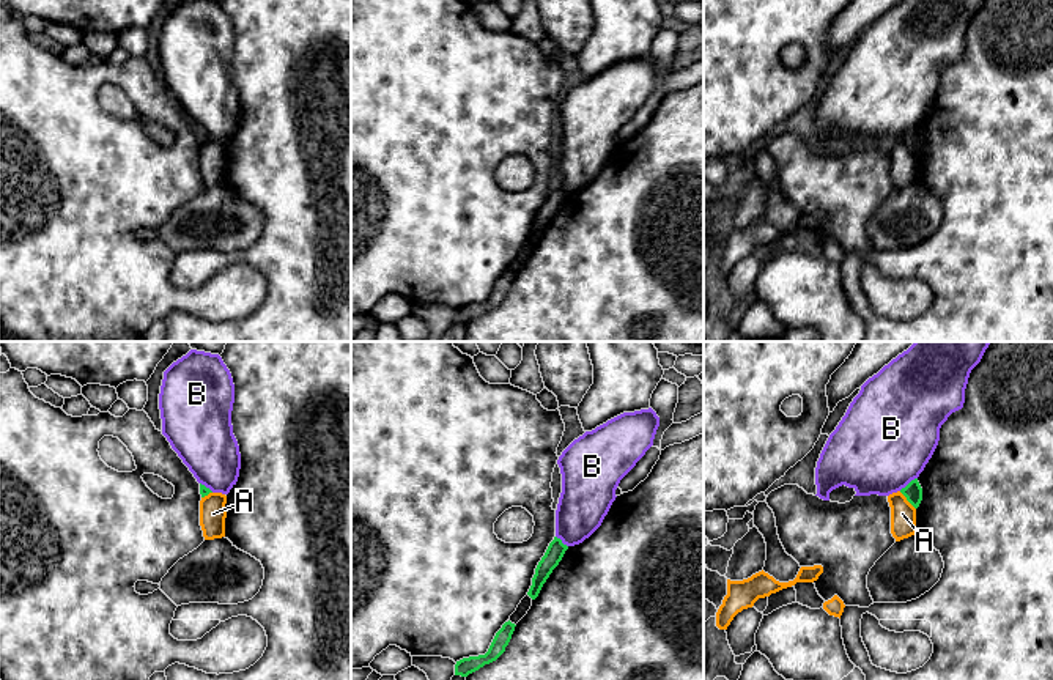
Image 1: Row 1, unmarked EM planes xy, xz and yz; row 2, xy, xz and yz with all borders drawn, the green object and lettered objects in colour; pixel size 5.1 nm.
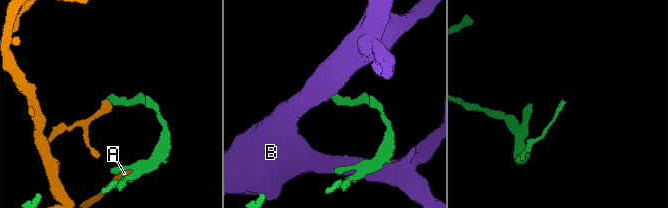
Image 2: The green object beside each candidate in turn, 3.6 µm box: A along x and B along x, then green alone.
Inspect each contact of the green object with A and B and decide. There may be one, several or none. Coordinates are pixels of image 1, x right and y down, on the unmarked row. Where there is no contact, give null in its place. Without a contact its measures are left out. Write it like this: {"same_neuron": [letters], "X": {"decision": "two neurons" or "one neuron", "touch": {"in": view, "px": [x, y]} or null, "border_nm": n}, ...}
{"same_neuron": [], "A": {"decision": "two neurons", "touch": {"in": "yz", "px": [907, 147]}, "border_nm": 130}, "B": {"decision": "two neurons", "touch": {"in": "yz", "px": [908, 131]}, "border_nm": 120}}

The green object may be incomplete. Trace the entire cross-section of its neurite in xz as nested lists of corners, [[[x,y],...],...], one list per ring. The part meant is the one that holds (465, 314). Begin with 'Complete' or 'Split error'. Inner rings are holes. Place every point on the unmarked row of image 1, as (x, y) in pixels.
Complete. [[[510,268],[502,272],[502,275],[496,280],[488,299],[478,304],[469,304],[456,309],[455,323],[467,324],[469,321],[478,318],[485,312],[496,309],[508,293],[512,282],[515,279],[515,271]]]

